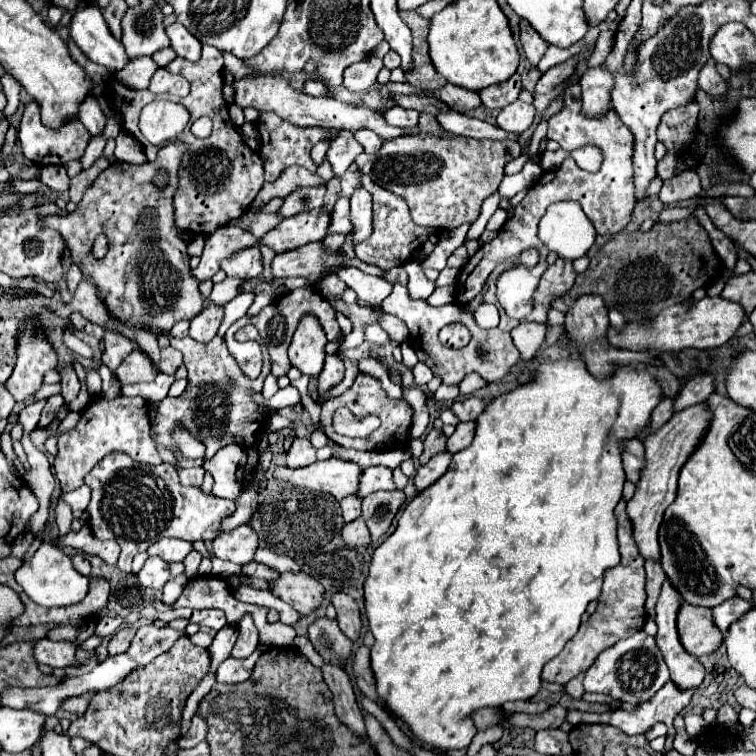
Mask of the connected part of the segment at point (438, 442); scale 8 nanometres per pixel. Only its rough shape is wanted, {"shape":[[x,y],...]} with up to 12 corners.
{"shape":[[439,429],[425,437],[419,457],[425,465],[433,455],[445,451],[447,437]]}

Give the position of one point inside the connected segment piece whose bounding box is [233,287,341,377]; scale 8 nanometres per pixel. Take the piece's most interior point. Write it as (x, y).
(277, 322)

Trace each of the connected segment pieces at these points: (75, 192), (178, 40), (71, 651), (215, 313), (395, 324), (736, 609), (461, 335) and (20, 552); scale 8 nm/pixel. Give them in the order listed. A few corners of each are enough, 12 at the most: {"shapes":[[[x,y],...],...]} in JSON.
{"shapes":[[[99,157],[91,169],[71,179],[69,197],[79,203],[85,189],[111,165]],[[183,25],[167,27],[171,49],[189,61],[199,61],[201,43]],[[41,639],[35,659],[51,667],[79,667],[75,645]],[[207,307],[191,319],[189,337],[207,343],[217,335],[223,307]],[[381,315],[379,325],[389,339],[401,343],[409,337],[407,325],[393,315]],[[745,599],[725,601],[713,609],[721,633],[739,621],[751,605]],[[459,323],[441,329],[439,339],[451,349],[461,349],[469,341],[469,331]],[[30,532],[13,543],[11,555],[22,559],[34,537]]]}

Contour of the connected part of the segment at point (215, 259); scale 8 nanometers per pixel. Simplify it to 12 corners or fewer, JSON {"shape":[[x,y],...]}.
{"shape":[[235,225],[209,235],[201,263],[191,275],[207,281],[221,259],[257,245],[249,231]]}

